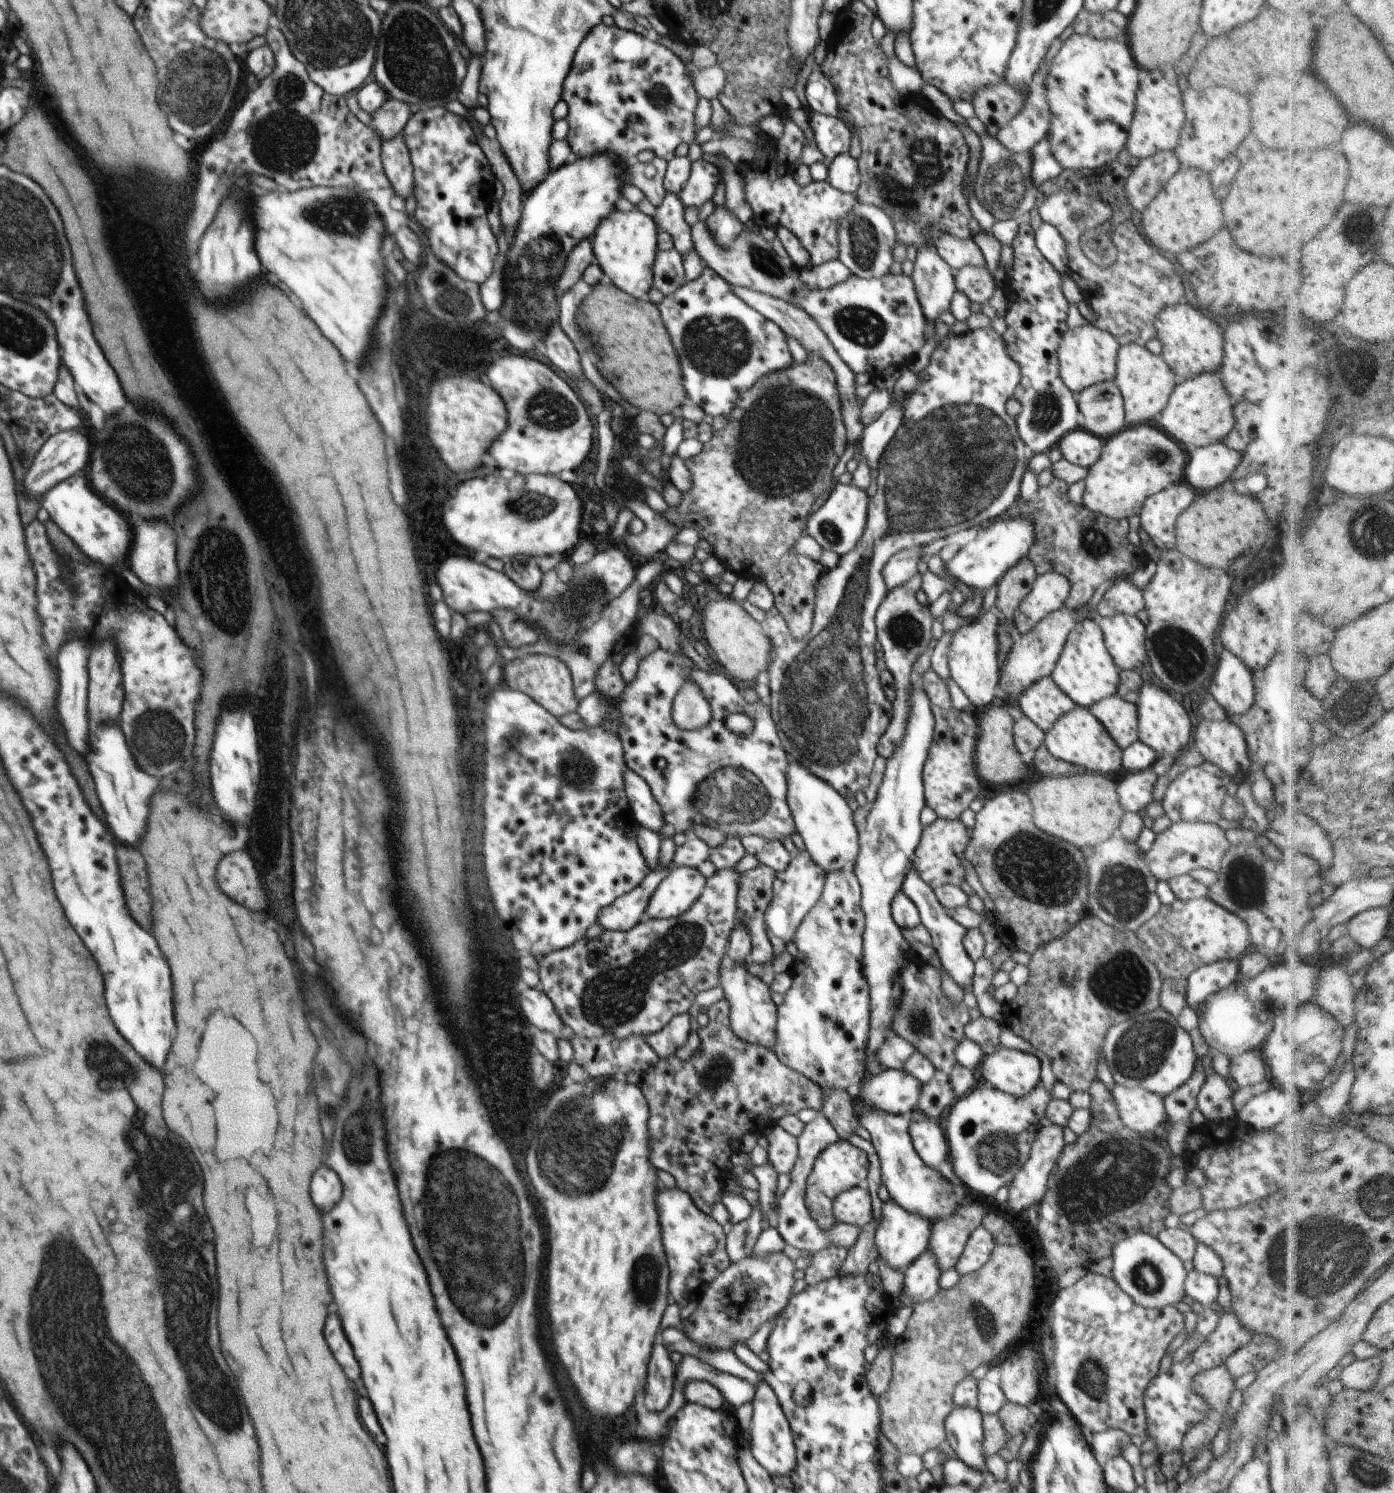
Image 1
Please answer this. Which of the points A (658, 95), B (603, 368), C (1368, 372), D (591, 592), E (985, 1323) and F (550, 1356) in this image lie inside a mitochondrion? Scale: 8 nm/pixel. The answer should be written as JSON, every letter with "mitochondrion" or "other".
{"A":"mitochondrion","B":"other","C":"other","D":"mitochondrion","E":"mitochondrion","F":"other"}

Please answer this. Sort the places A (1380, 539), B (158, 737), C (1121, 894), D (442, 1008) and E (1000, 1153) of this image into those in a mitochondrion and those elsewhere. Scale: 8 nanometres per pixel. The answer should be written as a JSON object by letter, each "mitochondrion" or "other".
{"A":"mitochondrion","B":"mitochondrion","C":"mitochondrion","D":"other","E":"mitochondrion"}

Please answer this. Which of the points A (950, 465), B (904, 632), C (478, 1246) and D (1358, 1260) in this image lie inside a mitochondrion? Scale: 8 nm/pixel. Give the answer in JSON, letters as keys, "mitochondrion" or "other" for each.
{"A":"mitochondrion","B":"mitochondrion","C":"mitochondrion","D":"mitochondrion"}

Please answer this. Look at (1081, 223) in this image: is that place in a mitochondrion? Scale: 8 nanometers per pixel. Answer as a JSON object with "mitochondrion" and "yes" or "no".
{"mitochondrion":"yes"}

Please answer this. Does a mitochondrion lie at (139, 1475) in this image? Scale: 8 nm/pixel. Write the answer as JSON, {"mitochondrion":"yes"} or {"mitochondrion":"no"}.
{"mitochondrion":"yes"}

